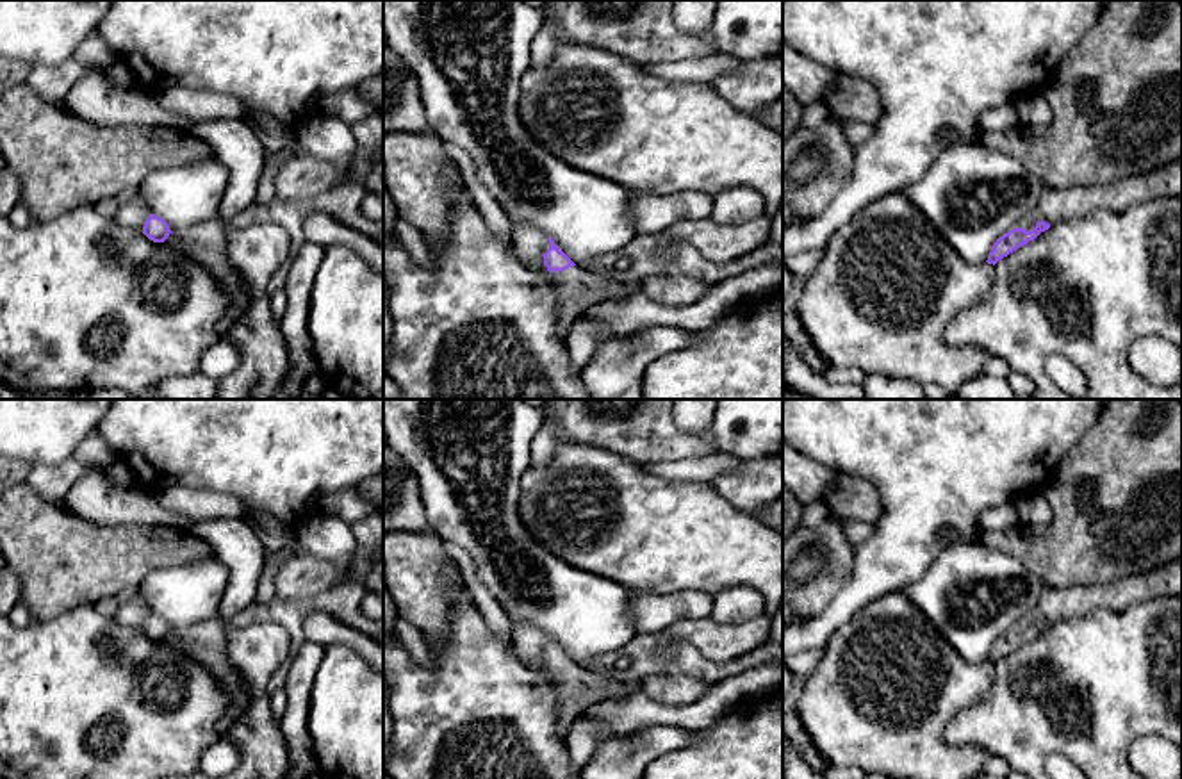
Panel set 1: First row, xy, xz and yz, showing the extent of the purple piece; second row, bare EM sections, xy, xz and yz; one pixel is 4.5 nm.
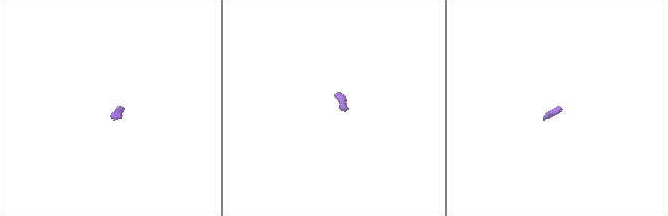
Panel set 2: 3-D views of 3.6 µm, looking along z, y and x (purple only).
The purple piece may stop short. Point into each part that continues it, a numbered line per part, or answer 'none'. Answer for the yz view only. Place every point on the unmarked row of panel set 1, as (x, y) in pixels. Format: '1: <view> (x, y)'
1: yz (1165, 582)

